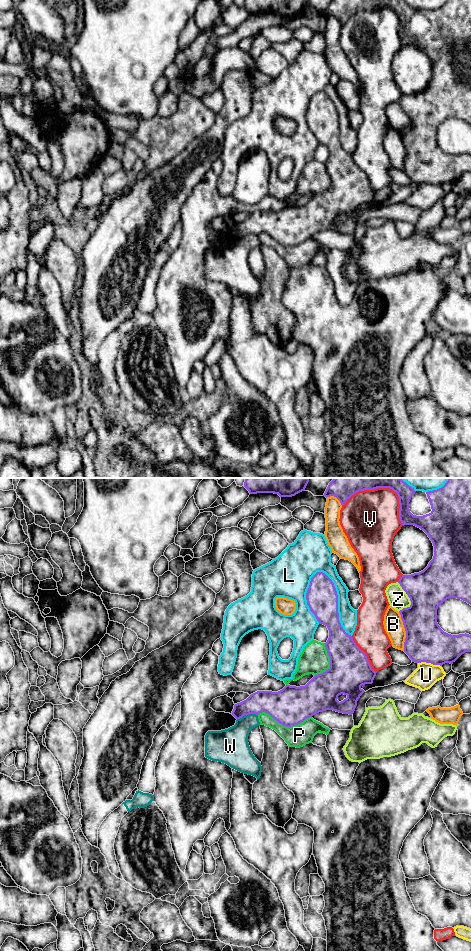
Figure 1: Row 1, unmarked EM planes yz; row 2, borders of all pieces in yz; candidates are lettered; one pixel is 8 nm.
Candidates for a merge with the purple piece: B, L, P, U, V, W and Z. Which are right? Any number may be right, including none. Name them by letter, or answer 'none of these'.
none of these

